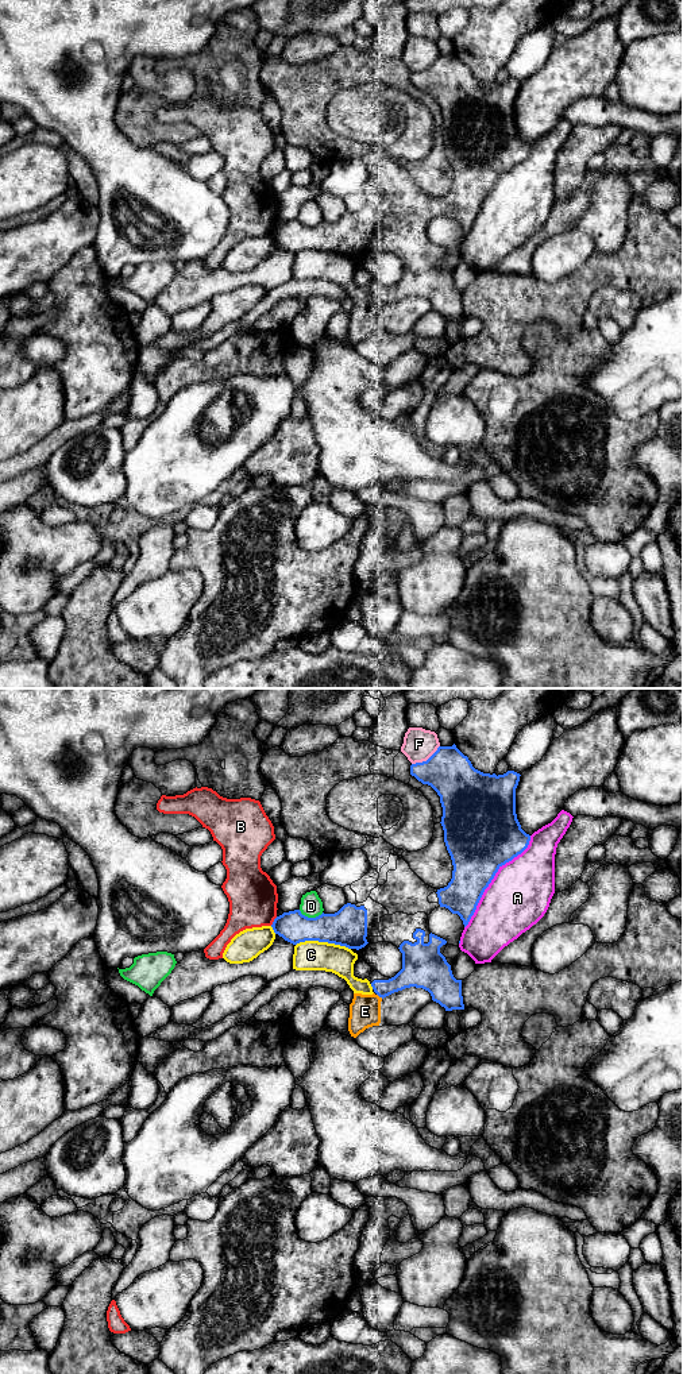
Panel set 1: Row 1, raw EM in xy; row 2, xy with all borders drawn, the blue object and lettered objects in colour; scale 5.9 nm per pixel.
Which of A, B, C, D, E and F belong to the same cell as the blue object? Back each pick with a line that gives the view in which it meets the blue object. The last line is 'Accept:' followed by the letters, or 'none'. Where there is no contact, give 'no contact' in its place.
Accept: none

